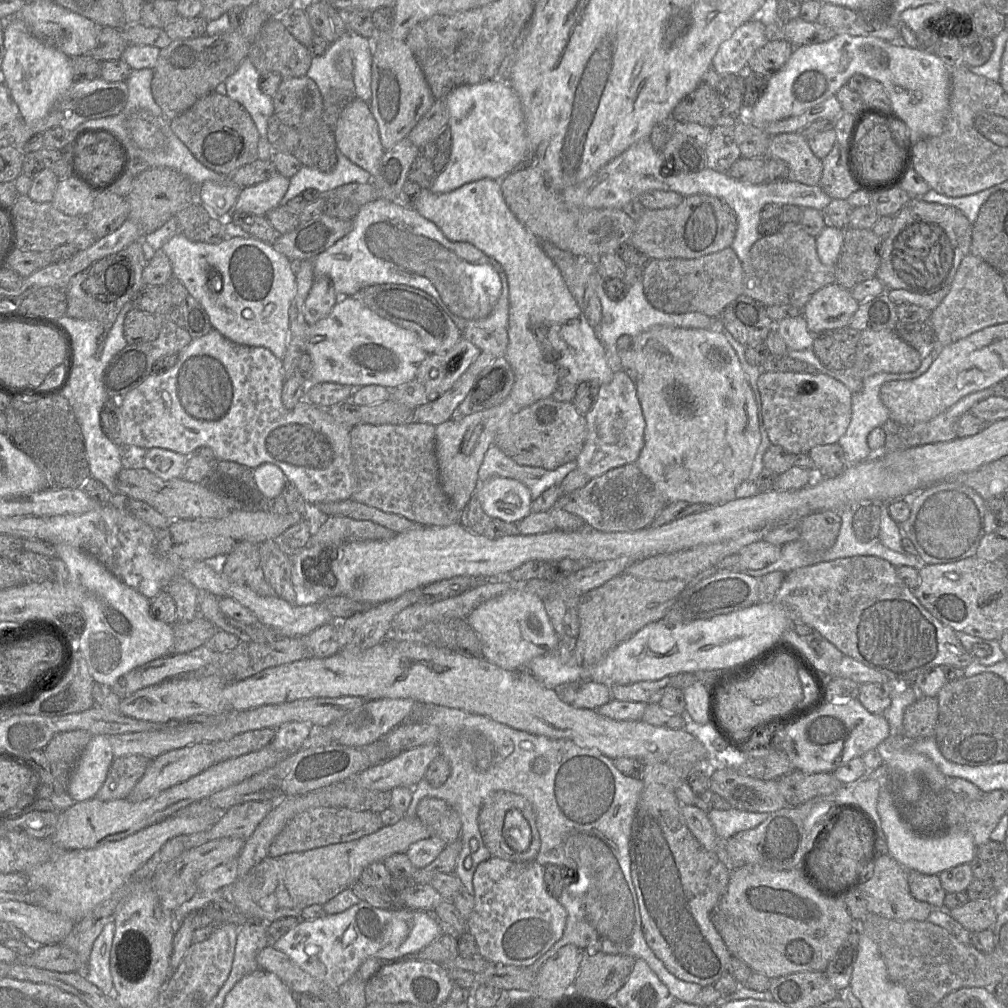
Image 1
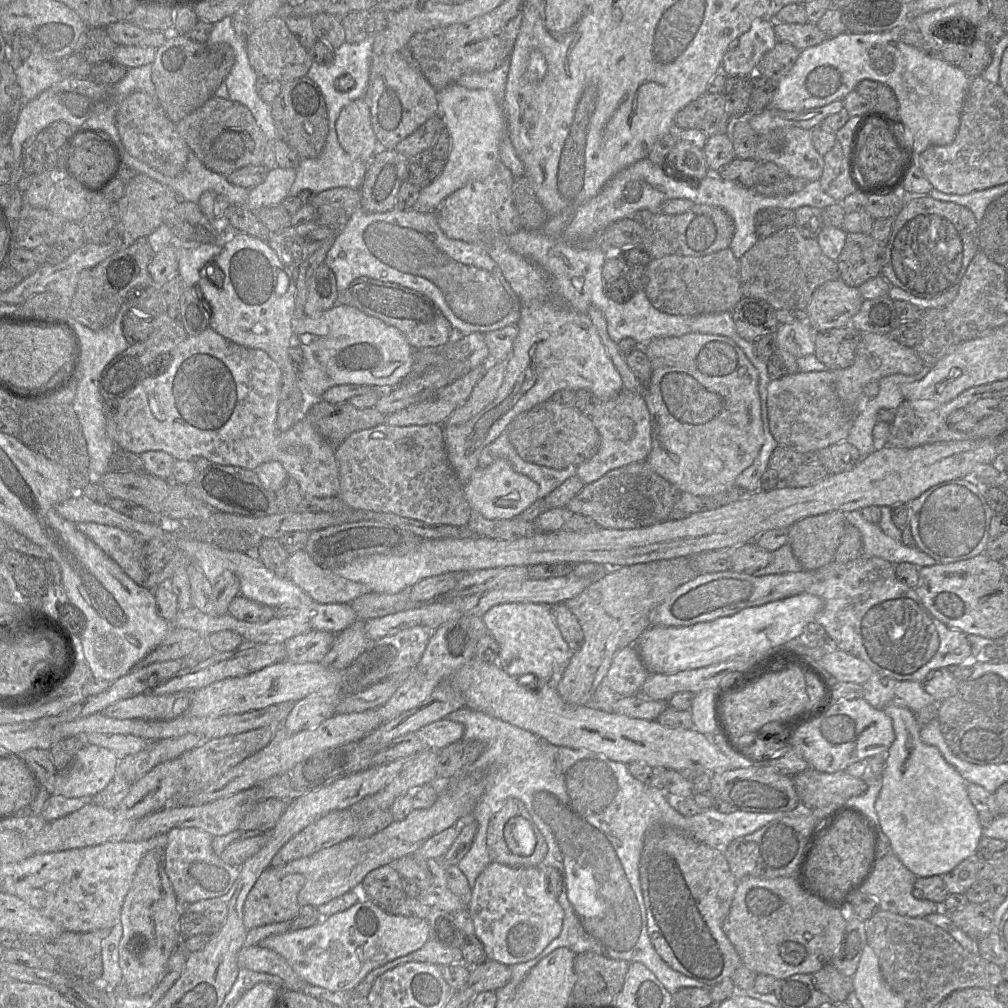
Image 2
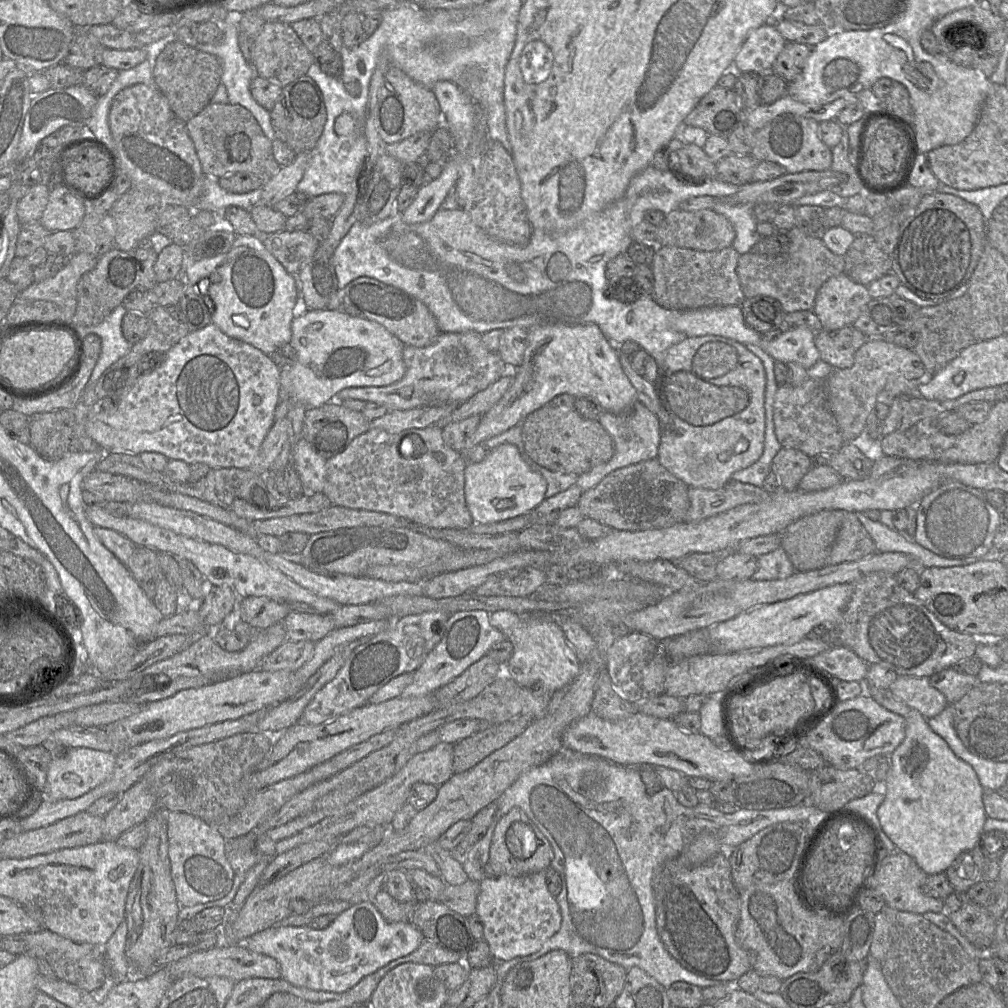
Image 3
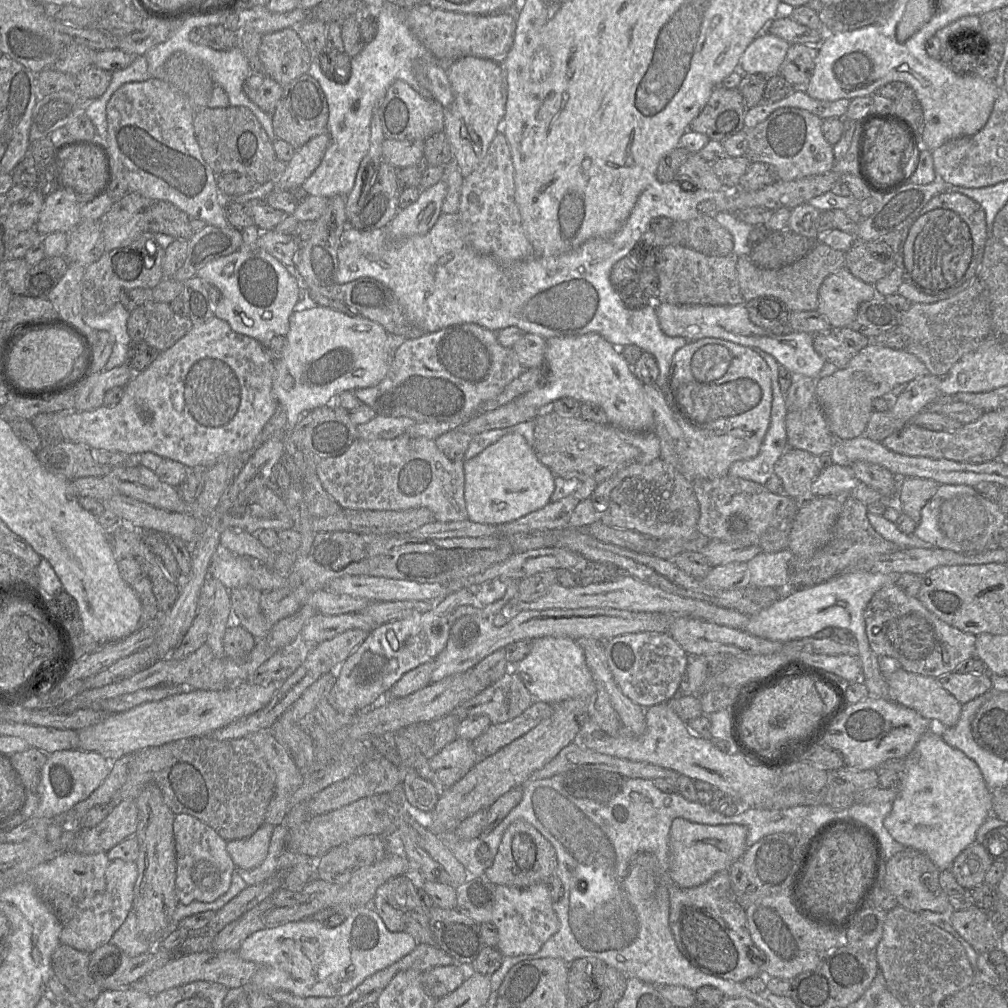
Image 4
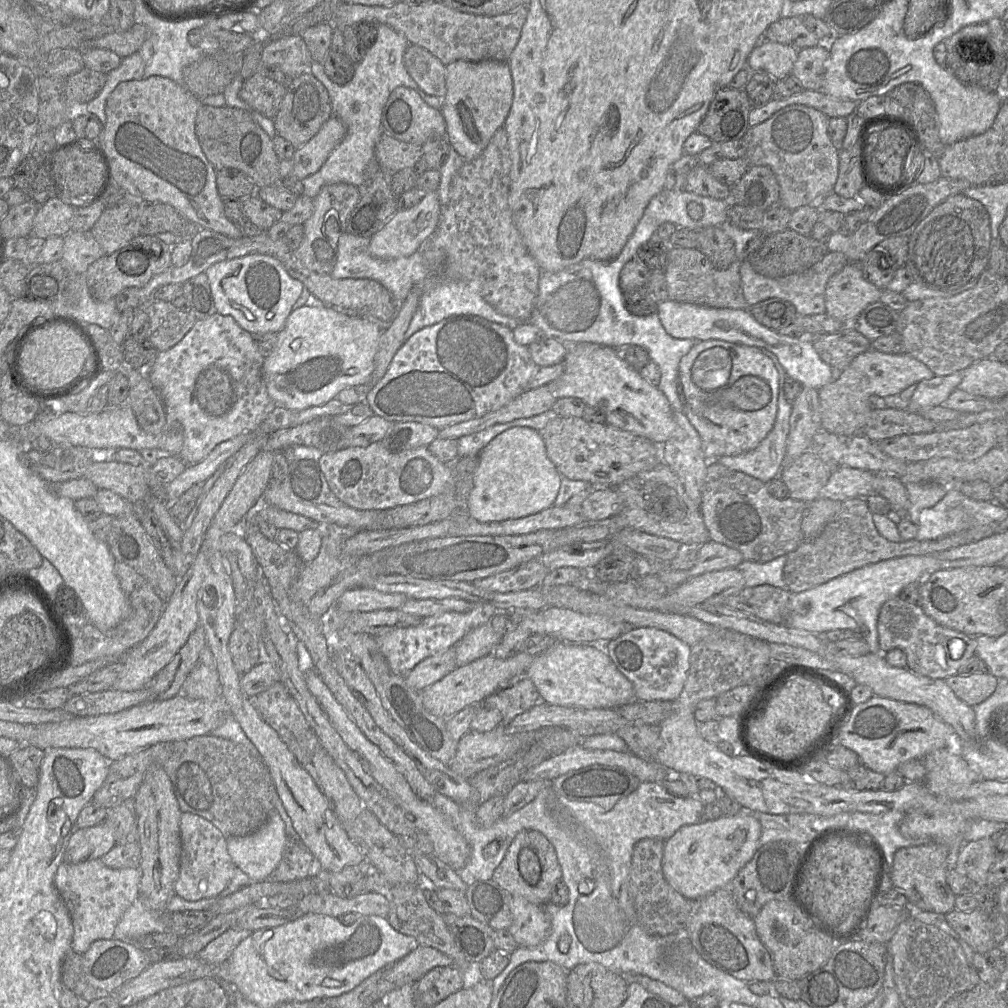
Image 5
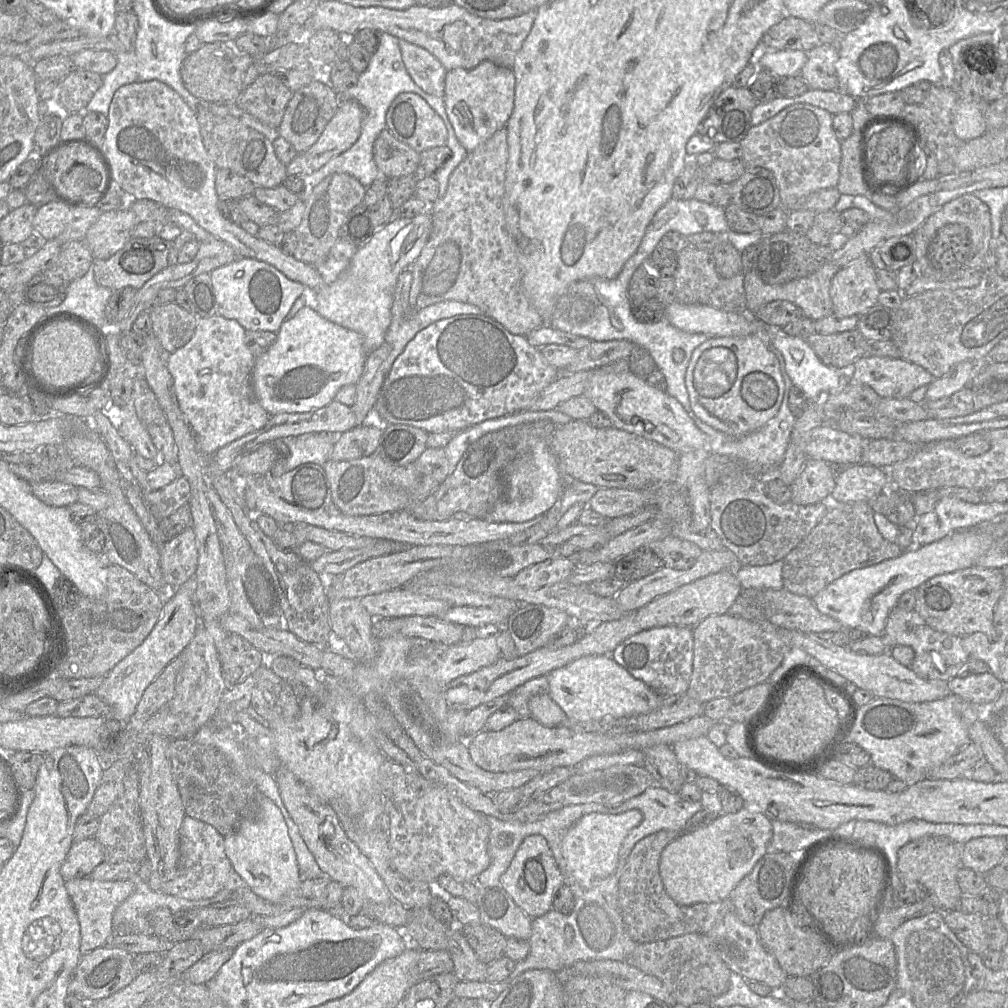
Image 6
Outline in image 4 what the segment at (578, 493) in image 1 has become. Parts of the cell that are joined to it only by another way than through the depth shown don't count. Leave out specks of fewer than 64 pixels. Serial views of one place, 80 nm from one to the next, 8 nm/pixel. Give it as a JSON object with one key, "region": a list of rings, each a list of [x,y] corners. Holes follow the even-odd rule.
{"region":[[[661,458],[650,463],[624,466],[612,477],[598,484],[590,498],[599,513],[599,521],[607,526],[636,531],[657,540],[689,539],[698,534],[700,508],[693,490],[693,481],[686,479]]]}

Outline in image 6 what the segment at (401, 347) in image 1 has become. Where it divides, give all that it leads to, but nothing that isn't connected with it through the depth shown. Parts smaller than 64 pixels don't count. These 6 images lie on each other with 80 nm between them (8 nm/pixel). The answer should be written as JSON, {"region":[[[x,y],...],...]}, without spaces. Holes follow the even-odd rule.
{"region":[[[304,306],[293,318],[282,323],[276,341],[266,352],[255,358],[252,371],[253,388],[259,403],[270,415],[309,412],[332,402],[342,386],[357,384],[366,359],[367,353],[360,334],[337,325],[312,308]]]}

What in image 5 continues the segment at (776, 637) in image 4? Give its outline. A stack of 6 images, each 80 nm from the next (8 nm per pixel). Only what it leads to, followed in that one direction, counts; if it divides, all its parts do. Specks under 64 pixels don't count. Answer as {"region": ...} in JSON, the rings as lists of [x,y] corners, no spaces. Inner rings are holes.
{"region":[[[908,555],[863,566],[809,590],[791,593],[785,625],[815,634],[850,629],[861,634],[869,646],[869,653],[881,653],[877,620],[883,604],[899,596],[907,585],[921,584],[926,576],[938,570],[941,570],[940,561],[933,555]]]}

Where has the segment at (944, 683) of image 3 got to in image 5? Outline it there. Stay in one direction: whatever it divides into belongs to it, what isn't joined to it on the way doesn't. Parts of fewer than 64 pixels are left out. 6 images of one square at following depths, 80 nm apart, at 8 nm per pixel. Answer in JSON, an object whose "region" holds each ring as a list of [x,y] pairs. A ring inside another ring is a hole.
{"region":[[[991,673],[967,676],[956,674],[946,678],[944,681],[960,700],[971,707],[989,698],[999,684],[999,679]]]}

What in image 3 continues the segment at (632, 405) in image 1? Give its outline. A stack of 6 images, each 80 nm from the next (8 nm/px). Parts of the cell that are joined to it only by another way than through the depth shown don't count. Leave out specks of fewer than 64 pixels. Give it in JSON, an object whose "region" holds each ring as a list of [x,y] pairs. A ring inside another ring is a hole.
{"region":[[[641,402],[620,414],[604,411],[598,422],[611,436],[614,444],[612,458],[604,464],[598,465],[589,472],[578,476],[577,485],[585,492],[598,485],[611,472],[642,461],[656,459],[661,438],[661,425],[657,417]]]}

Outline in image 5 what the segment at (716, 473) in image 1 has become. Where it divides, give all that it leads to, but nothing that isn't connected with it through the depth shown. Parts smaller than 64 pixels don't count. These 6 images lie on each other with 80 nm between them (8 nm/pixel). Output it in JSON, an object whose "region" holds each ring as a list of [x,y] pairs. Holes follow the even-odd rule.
{"region":[[[708,339],[698,341],[679,362],[678,393],[683,413],[700,436],[709,462],[755,449],[773,428],[779,376],[762,349]]]}

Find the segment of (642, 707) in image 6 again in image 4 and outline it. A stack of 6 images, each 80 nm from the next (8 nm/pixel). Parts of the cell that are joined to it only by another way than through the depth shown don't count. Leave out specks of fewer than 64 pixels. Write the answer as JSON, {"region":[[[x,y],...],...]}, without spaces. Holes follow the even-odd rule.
{"region":[[[540,637],[532,639],[530,642],[529,653],[521,661],[513,664],[509,671],[515,671],[518,674],[536,700],[554,704],[569,698],[588,697],[593,701],[595,696],[594,679],[586,665],[583,650],[575,640],[565,637]]]}

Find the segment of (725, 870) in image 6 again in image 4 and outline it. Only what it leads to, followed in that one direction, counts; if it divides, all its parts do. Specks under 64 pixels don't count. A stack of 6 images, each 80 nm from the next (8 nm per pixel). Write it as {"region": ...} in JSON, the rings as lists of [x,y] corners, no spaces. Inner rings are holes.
{"region":[[[674,819],[669,834],[669,879],[680,888],[692,888],[704,884],[720,871],[729,870],[747,849],[747,834],[748,829],[743,825],[706,825]]]}

